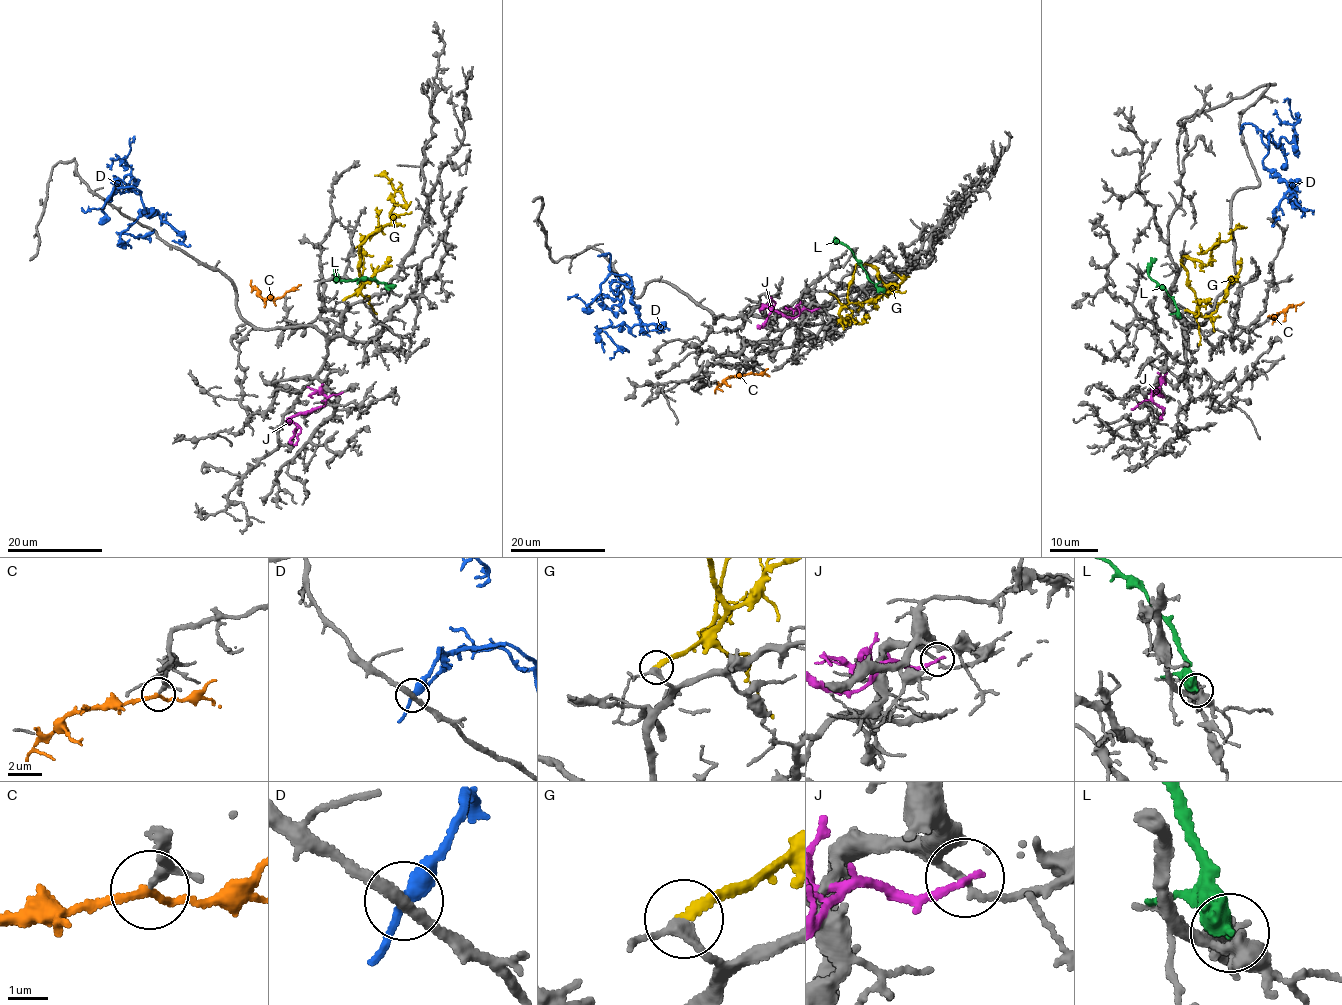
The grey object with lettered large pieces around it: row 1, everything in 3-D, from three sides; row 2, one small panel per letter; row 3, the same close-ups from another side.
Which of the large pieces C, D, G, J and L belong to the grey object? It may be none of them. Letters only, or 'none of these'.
C, G

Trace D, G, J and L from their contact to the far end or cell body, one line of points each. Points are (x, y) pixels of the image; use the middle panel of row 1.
D: (602, 254), (610, 255), (613, 273), (631, 280), (640, 319), (631, 327), (601, 328), (618, 348), (611, 359)
G: (830, 292), (846, 304), (856, 265), (864, 263), (878, 272), (885, 289), (889, 285), (891, 290), (868, 304)
J: (818, 308), (805, 309), (795, 317), (779, 314), (766, 306), (769, 315), (760, 326)
L: (878, 292), (861, 265), (844, 244), (836, 241)

